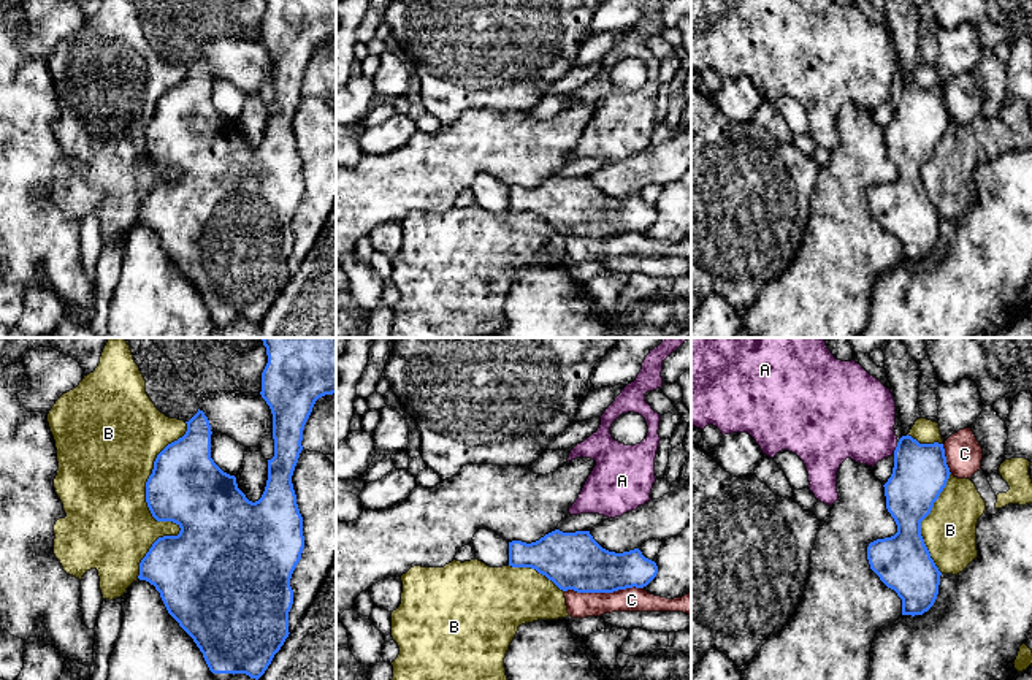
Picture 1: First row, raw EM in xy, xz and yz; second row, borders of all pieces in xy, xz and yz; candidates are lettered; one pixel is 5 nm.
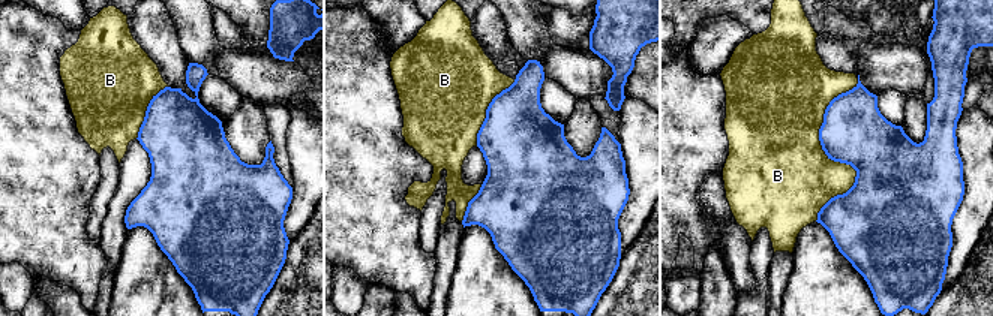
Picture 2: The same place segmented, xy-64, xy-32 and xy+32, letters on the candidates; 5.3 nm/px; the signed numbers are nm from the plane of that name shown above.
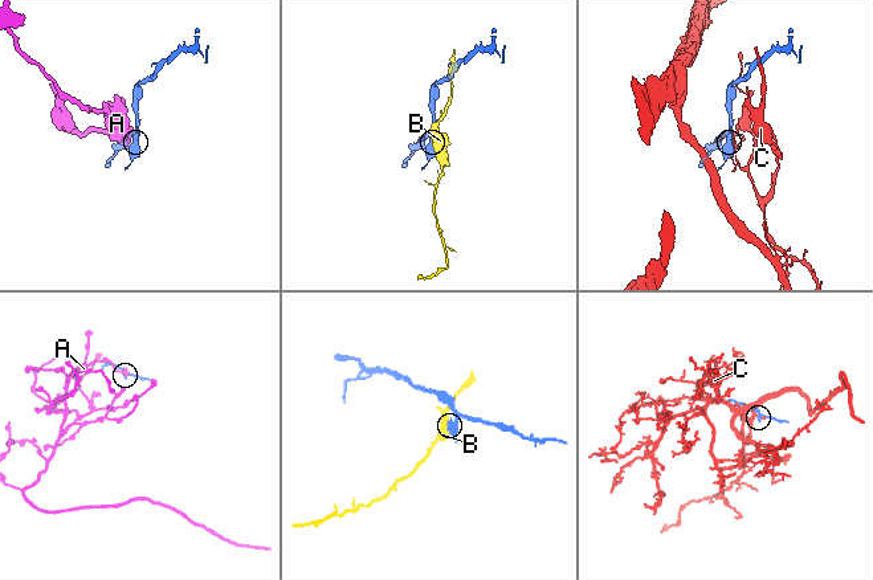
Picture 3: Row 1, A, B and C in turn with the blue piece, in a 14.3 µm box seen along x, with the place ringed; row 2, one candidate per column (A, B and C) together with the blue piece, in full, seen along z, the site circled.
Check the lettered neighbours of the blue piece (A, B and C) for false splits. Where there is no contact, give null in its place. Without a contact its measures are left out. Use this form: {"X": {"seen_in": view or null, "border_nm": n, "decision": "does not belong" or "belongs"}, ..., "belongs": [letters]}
{"A": {"seen_in": "yz", "border_nm": 70, "decision": "does not belong"}, "B": {"seen_in": "xy", "border_nm": 850, "decision": "does not belong"}, "C": {"seen_in": "xz", "border_nm": 400, "decision": "does not belong"}, "belongs": []}

